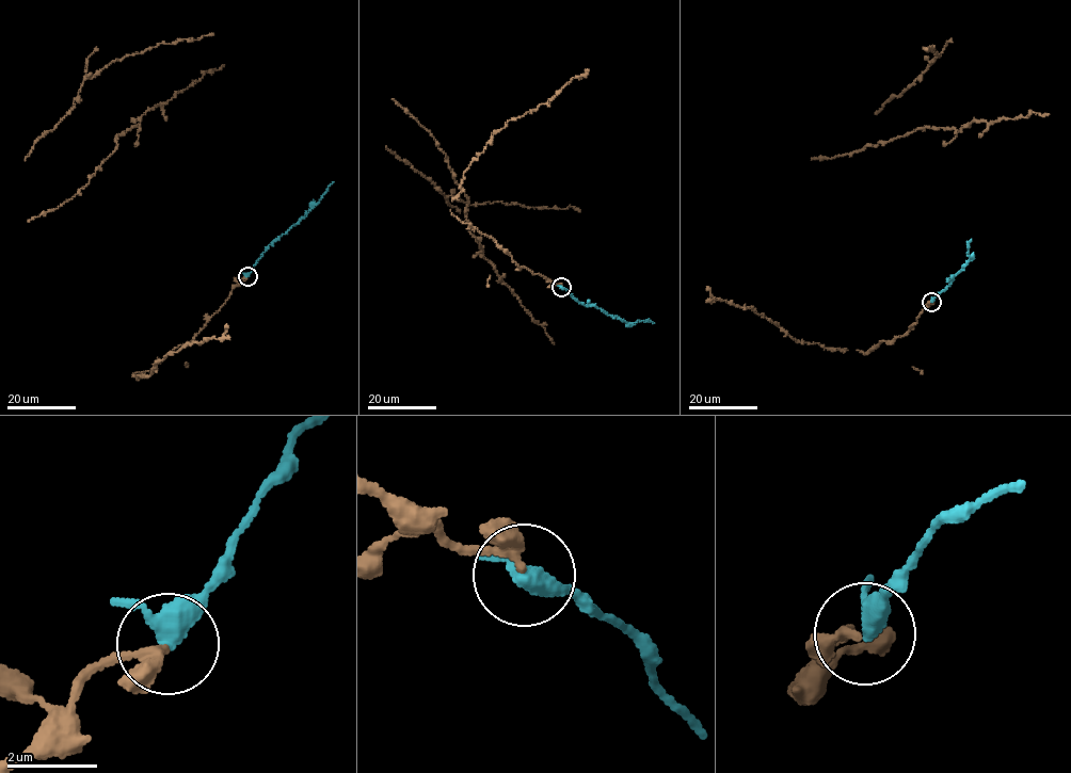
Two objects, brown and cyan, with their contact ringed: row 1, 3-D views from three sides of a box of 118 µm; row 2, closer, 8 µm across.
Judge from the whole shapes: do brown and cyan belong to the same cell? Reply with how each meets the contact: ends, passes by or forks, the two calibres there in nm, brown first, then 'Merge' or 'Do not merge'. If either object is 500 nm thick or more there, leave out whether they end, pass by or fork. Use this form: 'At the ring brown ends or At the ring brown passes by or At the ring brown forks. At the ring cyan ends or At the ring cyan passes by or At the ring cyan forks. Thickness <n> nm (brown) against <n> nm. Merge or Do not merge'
At the ring brown passes by. At the ring cyan passes by. Thickness 190 nm (brown) against 360 nm. Merge

